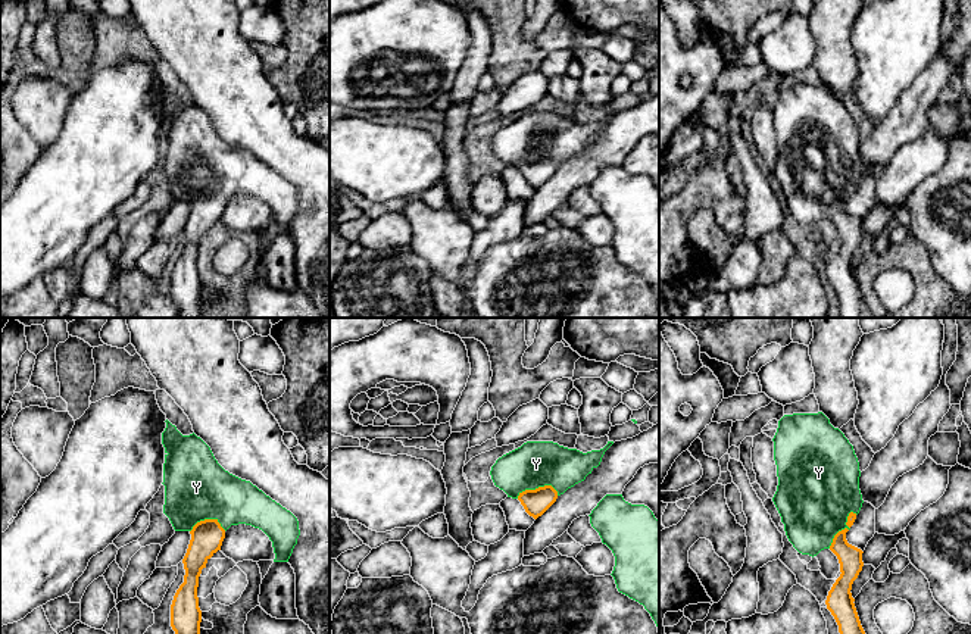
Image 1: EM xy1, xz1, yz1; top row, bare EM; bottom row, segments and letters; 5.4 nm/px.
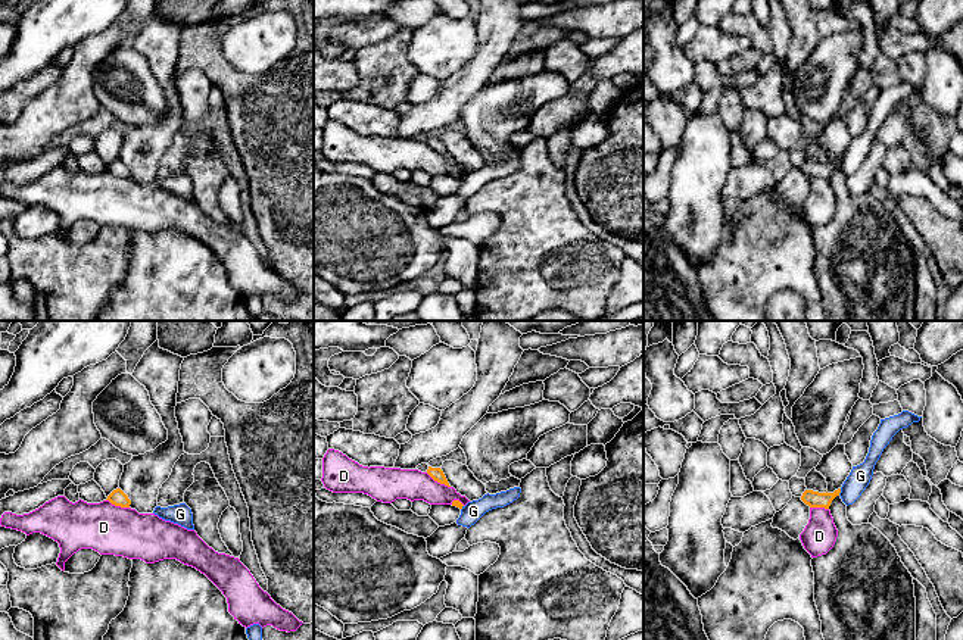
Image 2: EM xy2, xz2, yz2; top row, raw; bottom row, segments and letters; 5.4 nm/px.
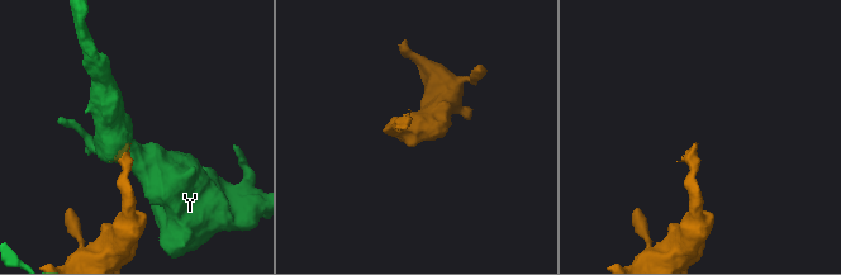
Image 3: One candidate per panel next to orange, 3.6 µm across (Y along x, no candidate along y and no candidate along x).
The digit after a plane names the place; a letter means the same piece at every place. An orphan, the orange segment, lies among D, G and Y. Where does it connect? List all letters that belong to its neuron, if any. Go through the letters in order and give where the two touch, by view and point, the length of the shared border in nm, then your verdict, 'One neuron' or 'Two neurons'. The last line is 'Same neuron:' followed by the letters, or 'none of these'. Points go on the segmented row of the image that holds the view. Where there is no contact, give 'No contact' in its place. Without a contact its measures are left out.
D: Touches orange at xz2 (438, 481). Shared border 160 nm. Two neurons
G: Touches orange at yz2 (840, 492). Shared border 40 nm. Two neurons
Y: Touches orange at yz1 (845, 528). Shared border 240 nm. One neuron
Same neuron: Y

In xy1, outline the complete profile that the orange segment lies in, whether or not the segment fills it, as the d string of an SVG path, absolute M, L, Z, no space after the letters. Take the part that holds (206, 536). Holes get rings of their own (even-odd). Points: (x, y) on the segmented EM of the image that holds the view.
M168 419L162 432L165 447L163 513L175 531L188 531L191 540L182 559L185 575L171 605L171 627L175 634L200 634L202 610L199 608L197 587L202 569L207 560L221 550L225 531L231 525L246 524L262 530L272 541L274 562L288 562L300 535L297 518L280 503L266 496L250 481L225 471L215 459L210 447L194 432L182 435Z

